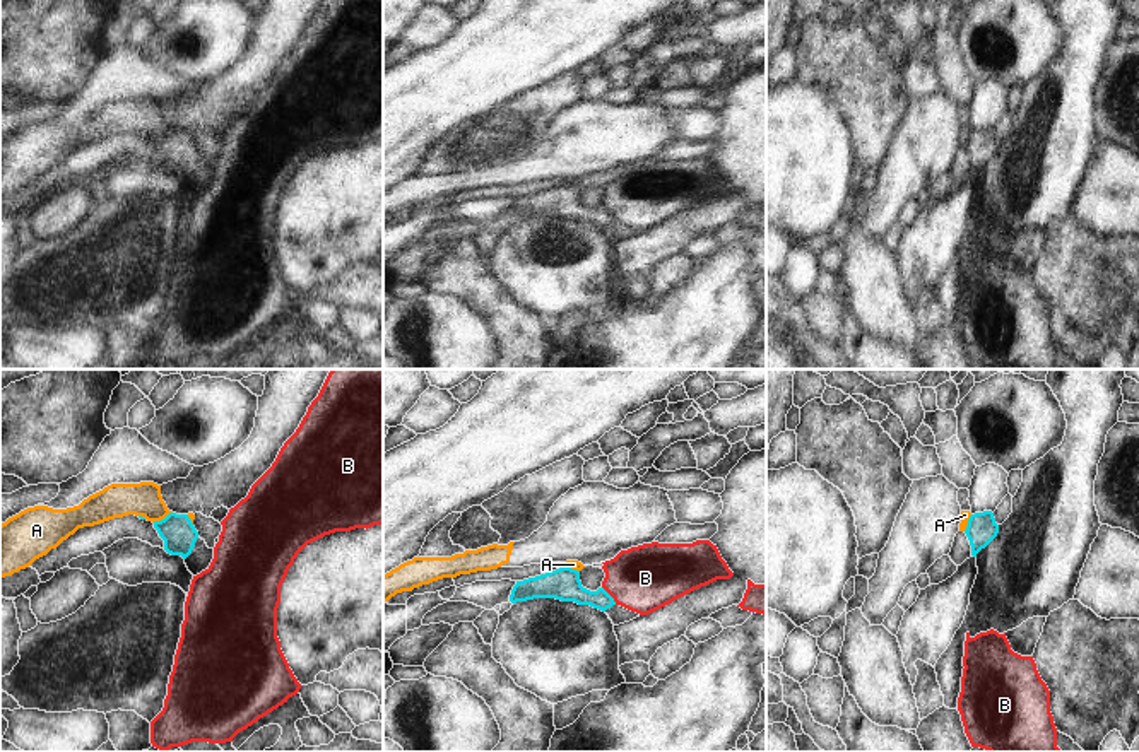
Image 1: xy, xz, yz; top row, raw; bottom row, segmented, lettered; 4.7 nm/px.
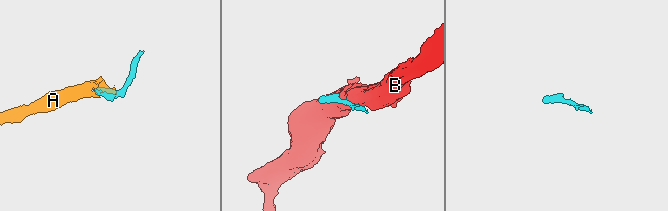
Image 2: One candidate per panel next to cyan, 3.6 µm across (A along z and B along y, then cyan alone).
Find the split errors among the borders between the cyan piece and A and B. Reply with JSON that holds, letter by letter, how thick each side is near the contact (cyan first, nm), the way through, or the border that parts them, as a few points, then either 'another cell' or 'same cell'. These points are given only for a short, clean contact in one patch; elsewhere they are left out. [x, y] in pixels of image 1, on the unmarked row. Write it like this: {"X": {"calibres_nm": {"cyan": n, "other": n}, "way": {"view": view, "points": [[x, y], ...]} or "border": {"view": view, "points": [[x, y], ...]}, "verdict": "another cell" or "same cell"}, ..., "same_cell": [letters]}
{"A": {"calibres_nm": {"cyan": 160, "other": 160}, "border": {"view": "xy", "points": [[171, 129], [153, 139]]}, "verdict": "another cell"}, "B": {"calibres_nm": {"cyan": 150, "other": 320}, "verdict": "another cell"}, "same_cell": []}

